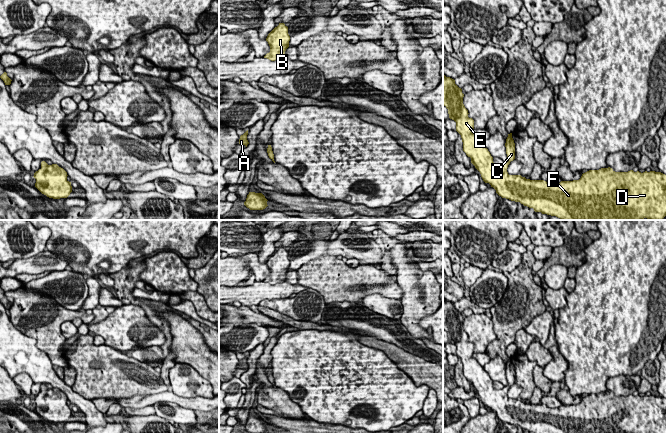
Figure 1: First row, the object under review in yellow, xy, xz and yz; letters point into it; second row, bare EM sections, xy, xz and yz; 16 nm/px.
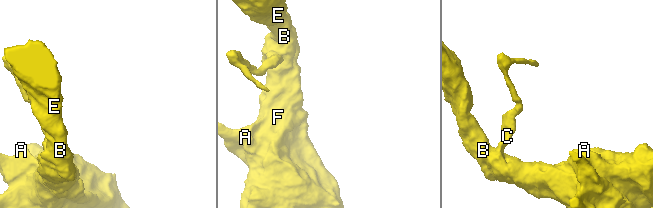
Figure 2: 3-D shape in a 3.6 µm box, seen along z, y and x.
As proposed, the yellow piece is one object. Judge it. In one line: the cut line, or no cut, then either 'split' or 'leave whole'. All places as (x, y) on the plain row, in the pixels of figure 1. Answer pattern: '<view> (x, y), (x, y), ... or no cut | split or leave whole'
no cut | leave whole

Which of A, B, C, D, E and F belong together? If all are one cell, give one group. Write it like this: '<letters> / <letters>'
A B C D E F

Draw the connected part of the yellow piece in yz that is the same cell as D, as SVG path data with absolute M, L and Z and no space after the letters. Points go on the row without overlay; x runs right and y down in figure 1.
M443 298L443 329L448 333L449 342L456 346L463 375L471 382L471 387L480 396L483 405L489 407L502 422L520 426L533 433L667 433L667 399L661 396L615 396L608 391L589 394L579 404L561 405L558 408L530 404L521 399L509 399L508 389L515 383L512 357L508 358L505 367L508 384L502 390L497 390L484 367L473 358L474 344L468 341L463 321L462 313L455 308L455 304Z

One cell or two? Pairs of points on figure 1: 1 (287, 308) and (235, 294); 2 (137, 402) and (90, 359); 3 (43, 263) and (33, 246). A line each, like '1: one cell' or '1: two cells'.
1: two cells
2: two cells
3: two cells

